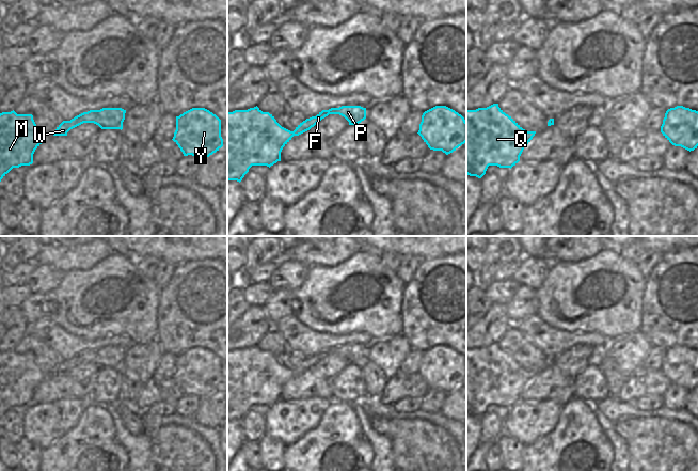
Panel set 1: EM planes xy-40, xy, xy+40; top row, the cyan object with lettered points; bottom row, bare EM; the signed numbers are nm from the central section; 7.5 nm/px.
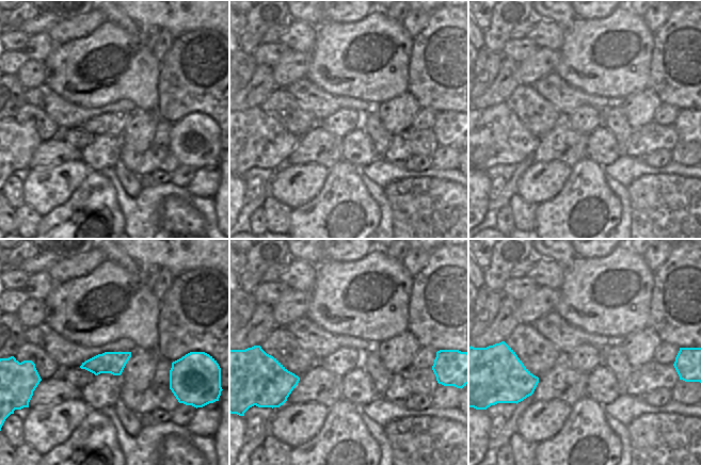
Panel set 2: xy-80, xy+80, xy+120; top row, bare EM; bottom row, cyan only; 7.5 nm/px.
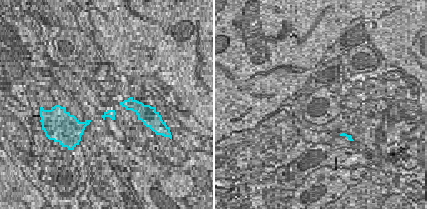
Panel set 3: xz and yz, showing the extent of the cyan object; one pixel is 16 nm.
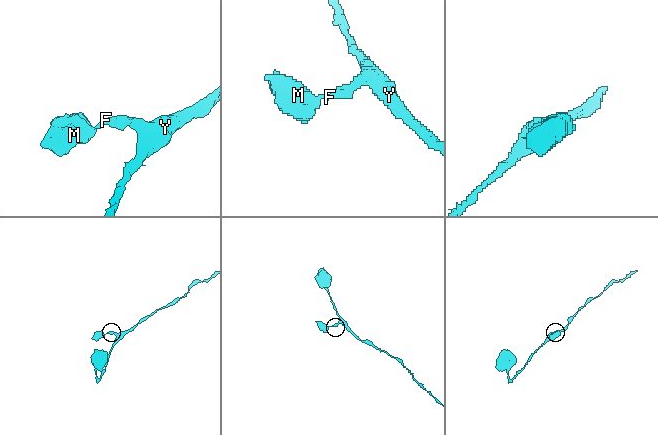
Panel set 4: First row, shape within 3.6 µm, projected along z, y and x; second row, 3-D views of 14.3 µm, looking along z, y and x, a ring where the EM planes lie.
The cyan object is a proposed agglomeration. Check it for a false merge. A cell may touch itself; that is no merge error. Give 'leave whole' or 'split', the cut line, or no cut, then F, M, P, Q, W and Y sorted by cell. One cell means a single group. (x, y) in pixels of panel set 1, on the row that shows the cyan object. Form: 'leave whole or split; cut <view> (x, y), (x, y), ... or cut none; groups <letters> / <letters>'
leave whole; cut none; groups F M P Q W Y

